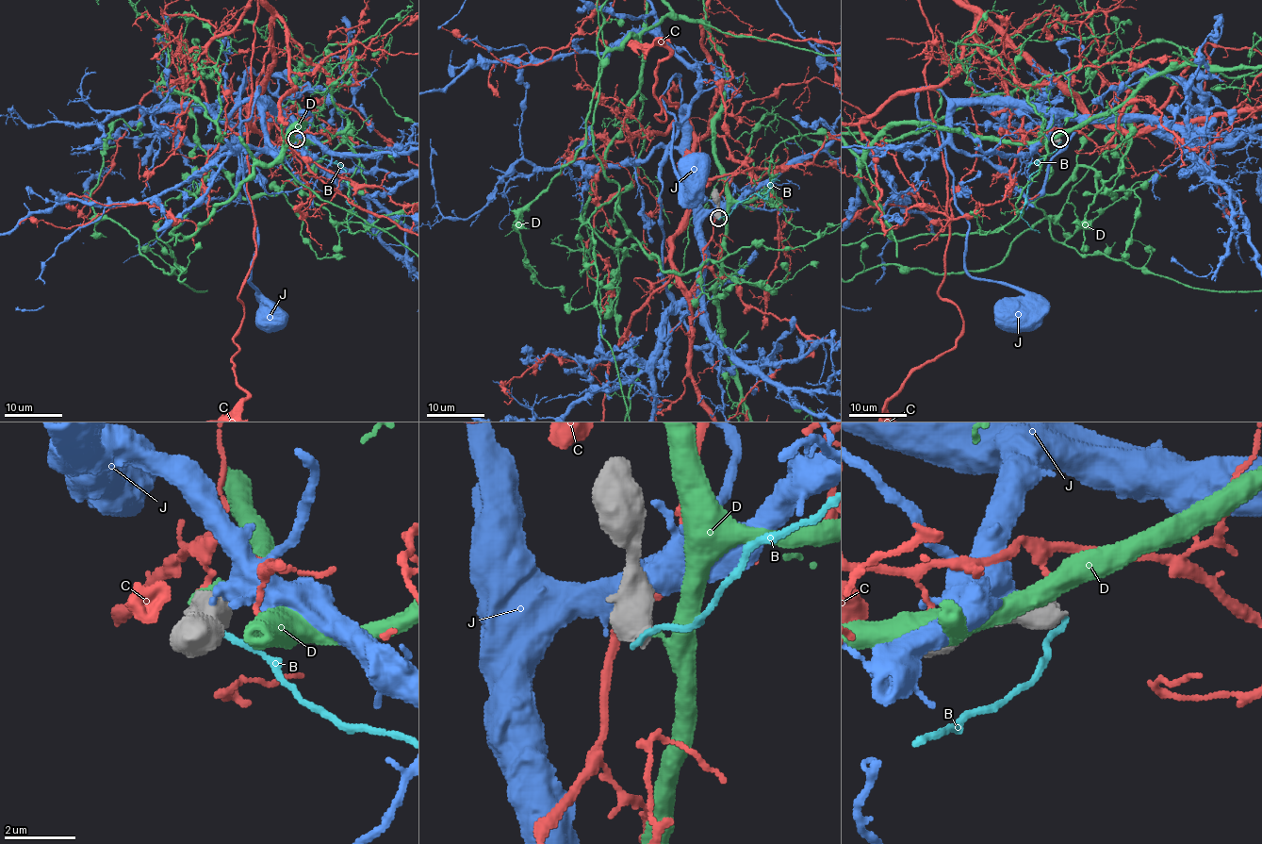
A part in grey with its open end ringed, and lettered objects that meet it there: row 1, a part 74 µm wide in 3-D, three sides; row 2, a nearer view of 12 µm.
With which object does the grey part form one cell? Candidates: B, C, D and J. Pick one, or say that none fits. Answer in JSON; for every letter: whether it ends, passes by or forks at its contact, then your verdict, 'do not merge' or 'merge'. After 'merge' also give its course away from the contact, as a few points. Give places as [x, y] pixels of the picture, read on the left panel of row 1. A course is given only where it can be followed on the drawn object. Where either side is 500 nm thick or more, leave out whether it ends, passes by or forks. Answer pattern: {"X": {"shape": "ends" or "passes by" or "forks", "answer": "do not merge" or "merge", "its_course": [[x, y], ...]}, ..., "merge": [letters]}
{"B": {"answer": "do not merge"}, "C": {"answer": "do not merge"}, "D": {"answer": "do not merge"}, "J": {"answer": "do not merge"}, "merge": []}

